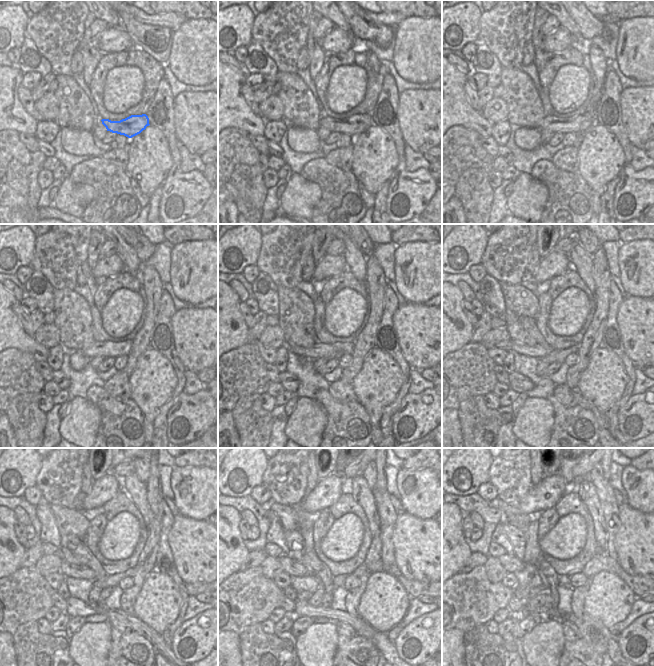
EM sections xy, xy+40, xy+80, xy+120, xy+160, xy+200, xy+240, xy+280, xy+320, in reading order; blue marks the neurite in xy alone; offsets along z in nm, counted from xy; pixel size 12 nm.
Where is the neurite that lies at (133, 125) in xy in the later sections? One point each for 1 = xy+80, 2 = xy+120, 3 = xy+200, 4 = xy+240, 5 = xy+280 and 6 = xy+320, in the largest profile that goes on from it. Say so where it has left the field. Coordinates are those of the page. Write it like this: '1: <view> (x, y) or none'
1: xy+80 (552, 123)
2: xy+120 (105, 349)
3: xy+200 (537, 351)
4: xy+240 (68, 569)
5: xy+280 (290, 566)
6: xy+320 (510, 563)

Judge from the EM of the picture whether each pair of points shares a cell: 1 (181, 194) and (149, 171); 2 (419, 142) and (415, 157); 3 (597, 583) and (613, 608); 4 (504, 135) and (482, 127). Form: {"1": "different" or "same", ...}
{"1": "different", "2": "different", "3": "same", "4": "different"}

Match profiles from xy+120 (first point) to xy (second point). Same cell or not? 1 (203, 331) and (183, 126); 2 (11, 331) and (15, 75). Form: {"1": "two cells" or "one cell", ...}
{"1": "one cell", "2": "one cell"}

